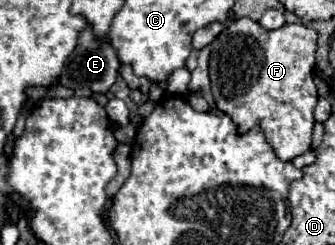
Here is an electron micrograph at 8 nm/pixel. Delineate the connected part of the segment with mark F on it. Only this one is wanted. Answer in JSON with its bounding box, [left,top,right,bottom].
[210,17,318,161]

